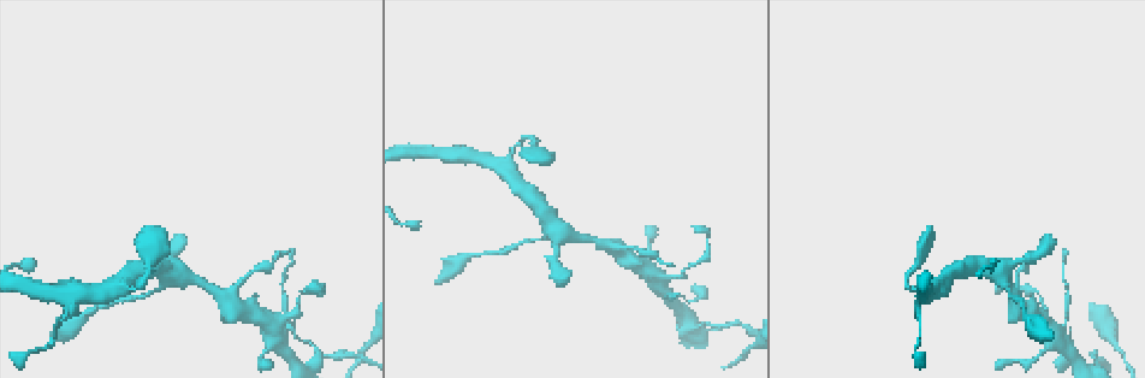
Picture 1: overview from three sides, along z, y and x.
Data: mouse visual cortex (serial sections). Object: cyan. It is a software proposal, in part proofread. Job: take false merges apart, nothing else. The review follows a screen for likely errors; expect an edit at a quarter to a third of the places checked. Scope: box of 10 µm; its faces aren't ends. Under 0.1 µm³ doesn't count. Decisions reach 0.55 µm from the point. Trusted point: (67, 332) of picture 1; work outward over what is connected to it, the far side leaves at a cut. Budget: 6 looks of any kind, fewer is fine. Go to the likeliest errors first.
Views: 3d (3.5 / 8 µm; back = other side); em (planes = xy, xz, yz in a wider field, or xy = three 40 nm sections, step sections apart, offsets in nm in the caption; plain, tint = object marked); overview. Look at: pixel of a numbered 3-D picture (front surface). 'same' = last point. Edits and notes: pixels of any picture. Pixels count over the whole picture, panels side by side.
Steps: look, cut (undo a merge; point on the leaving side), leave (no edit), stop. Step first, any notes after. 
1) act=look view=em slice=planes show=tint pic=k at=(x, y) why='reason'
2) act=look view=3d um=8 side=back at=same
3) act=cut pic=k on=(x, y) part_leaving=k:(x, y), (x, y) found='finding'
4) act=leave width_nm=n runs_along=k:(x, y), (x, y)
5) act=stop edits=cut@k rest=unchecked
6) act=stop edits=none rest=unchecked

act=look view=3d um=3.5 pic=1 at=(478, 255) why='thick turns thin'

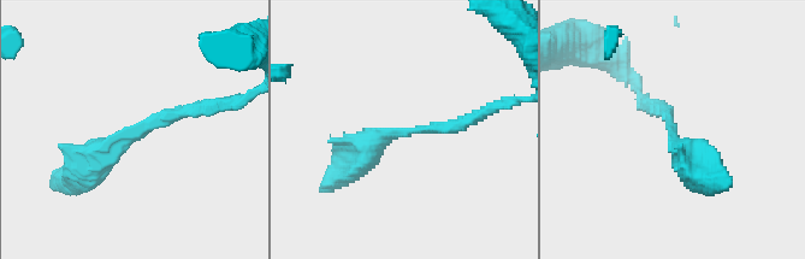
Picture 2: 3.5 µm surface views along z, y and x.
act=look view=em slice=planes show=tint pic=2 at=(413, 133)

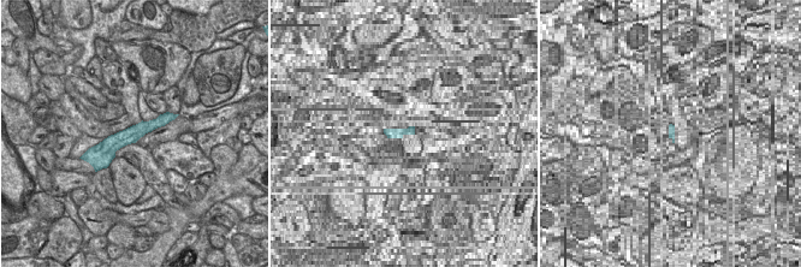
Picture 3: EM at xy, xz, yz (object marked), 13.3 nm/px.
act=leave runs_along=2:(84, 175), (120, 134), (213, 104) found='one cell here'

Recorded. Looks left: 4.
act=look view=3d um=8 side=back pic=1 at=(170, 272) why='four-way junction'

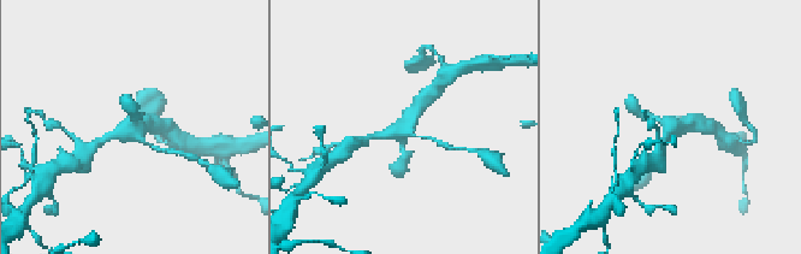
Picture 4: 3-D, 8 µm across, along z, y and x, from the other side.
act=look view=3d um=3.5 at=same

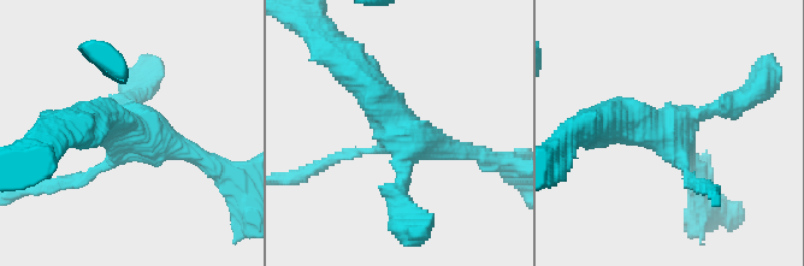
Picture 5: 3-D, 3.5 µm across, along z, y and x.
act=look view=em slice=xy step=2 show=tint pic=5 at=(674, 136) why='shape alone is not enough'

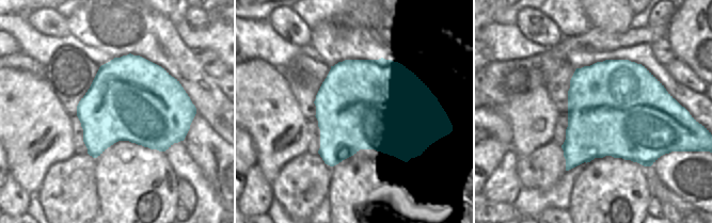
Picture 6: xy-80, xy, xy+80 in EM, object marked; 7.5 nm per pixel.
act=leave arm_widths_nm=100,200,300,400 runs_along=5:(70, 183), (136, 135), (202, 157) found='continuous, no second cell'

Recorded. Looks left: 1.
act=stop edits=none rest=unchecked

